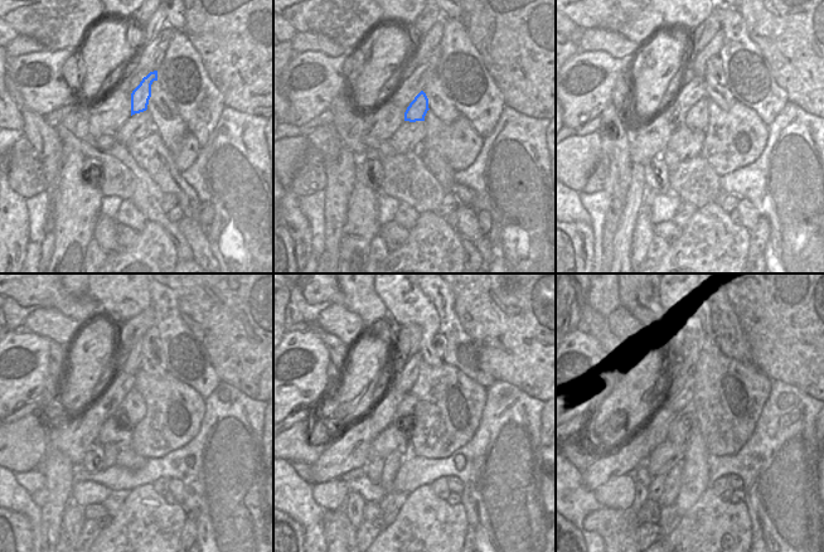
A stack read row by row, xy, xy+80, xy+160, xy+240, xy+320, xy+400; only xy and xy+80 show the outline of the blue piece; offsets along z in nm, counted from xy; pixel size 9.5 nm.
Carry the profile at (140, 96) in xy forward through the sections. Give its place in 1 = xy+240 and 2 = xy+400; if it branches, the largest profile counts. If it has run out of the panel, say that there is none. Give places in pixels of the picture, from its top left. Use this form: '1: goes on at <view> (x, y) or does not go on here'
1: goes on at xy+240 (132, 407)
2: goes on at xy+400 (686, 420)

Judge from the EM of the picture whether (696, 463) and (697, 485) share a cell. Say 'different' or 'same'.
same

